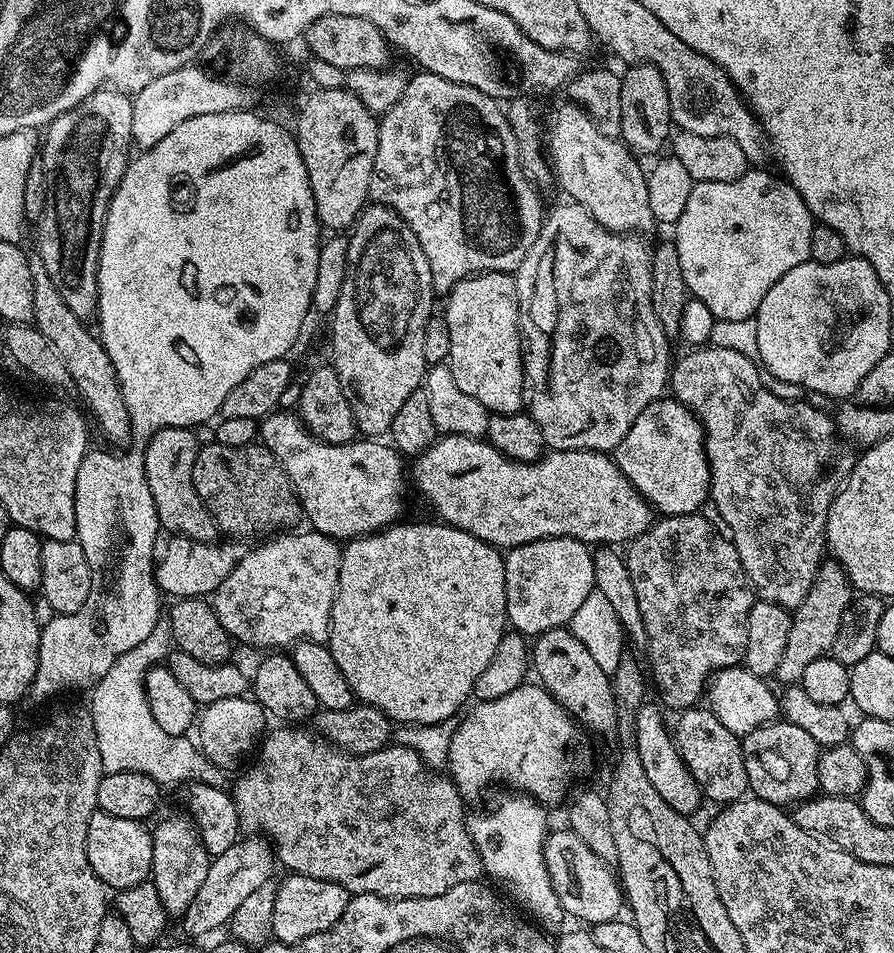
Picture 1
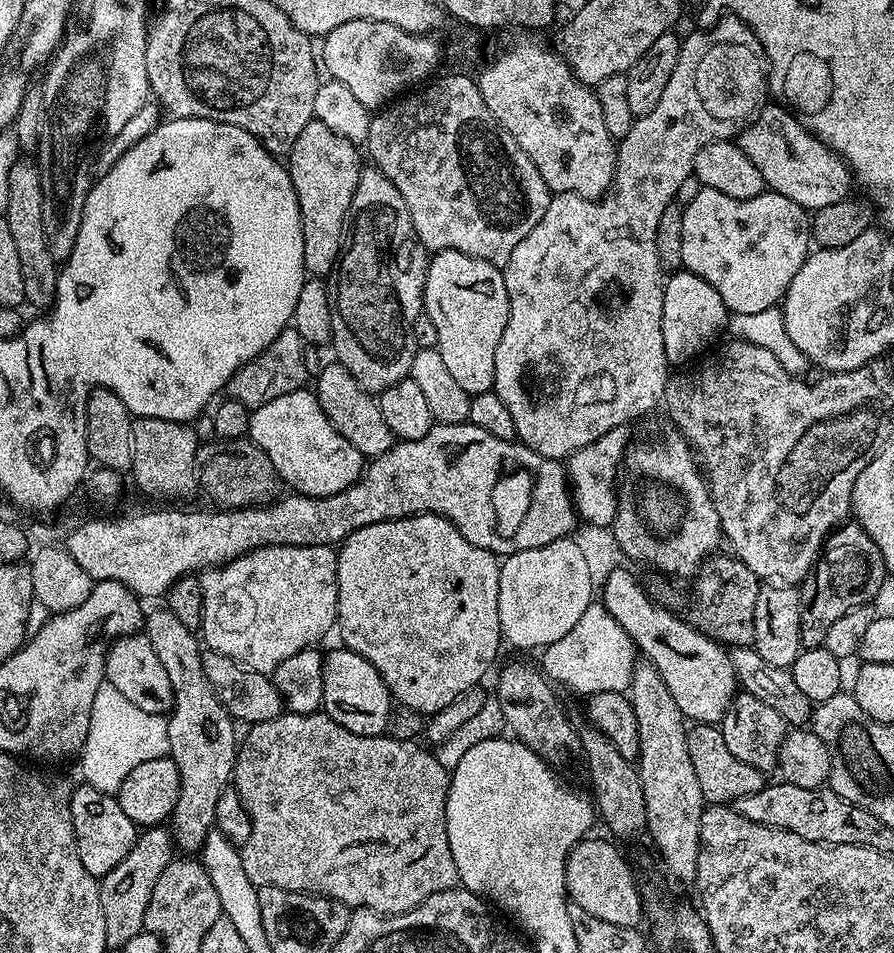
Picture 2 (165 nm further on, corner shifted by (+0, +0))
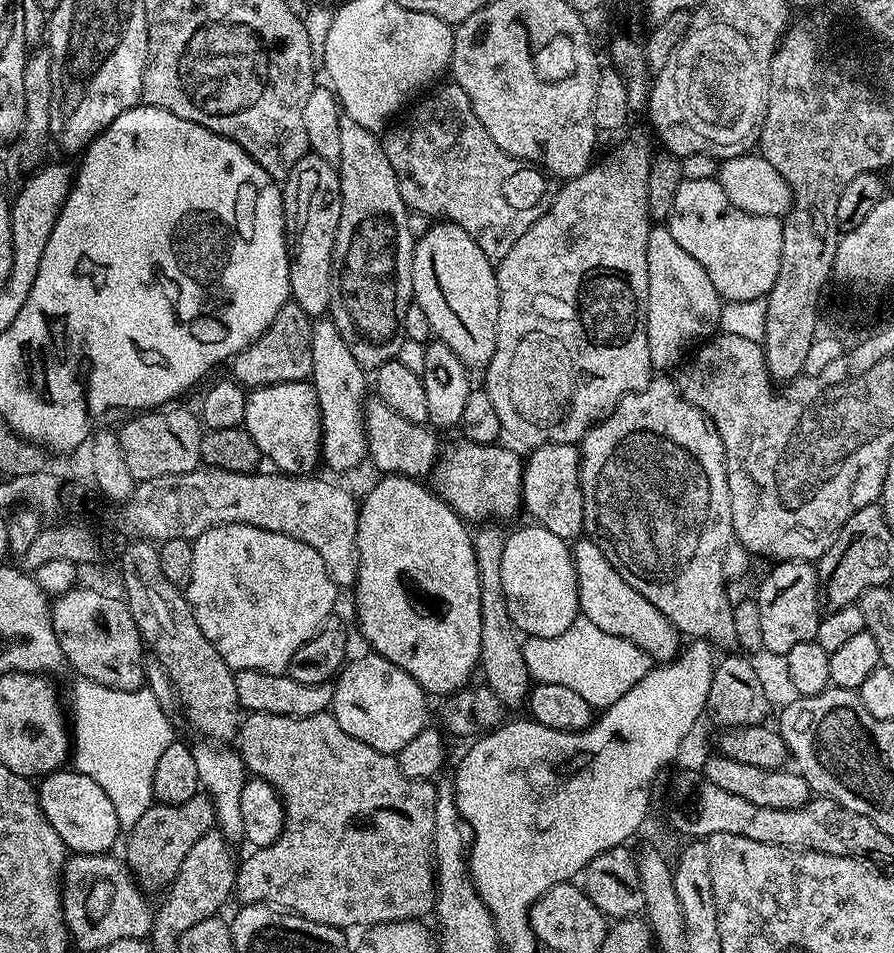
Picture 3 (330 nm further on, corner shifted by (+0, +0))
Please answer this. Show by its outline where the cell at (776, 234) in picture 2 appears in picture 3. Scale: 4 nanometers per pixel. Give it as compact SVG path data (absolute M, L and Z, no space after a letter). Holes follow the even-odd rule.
M719 179L683 180L678 186L678 194L674 194L674 206L667 213L667 228L678 242L678 246L686 250L706 270L710 281L714 284L718 295L728 302L750 302L763 300L778 278L778 268L782 266L782 230L783 223L774 216L746 214L746 210L738 210L730 198L726 198L726 190L722 190Z

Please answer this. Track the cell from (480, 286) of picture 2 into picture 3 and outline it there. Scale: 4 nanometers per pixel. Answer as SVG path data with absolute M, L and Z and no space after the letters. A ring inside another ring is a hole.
M436 222L433 225L433 228L426 229L421 236L419 233L416 240L416 249L412 255L412 295L414 303L422 306L422 310L426 310L426 318L430 318L430 326L435 339L442 341L446 346L450 346L450 350L454 350L454 354L458 354L460 361L468 365L469 369L483 369L490 362L490 358L496 349L496 327L498 326L498 310L500 309L500 295L498 294L498 282L496 281L496 270L493 261L488 261L487 254L480 249L481 241L470 235L465 228L447 222Z

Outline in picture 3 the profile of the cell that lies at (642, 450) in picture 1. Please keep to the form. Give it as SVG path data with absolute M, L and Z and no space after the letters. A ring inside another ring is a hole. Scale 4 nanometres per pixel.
M542 444L531 449L524 463L524 498L526 512L539 527L575 541L584 532L584 495L580 485L580 450L576 444Z

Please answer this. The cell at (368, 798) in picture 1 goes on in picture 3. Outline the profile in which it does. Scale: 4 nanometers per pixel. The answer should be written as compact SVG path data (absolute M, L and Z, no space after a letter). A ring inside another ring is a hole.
M248 712L240 721L240 730L238 733L238 751L244 760L245 769L252 776L262 778L266 782L270 782L270 786L274 786L274 790L278 790L278 794L284 799L284 829L280 837L273 844L265 848L258 848L249 851L249 856L244 861L239 861L236 869L236 886L234 889L235 899L240 899L241 905L246 904L271 904L273 908L281 909L285 912L297 912L299 916L310 918L314 922L322 922L329 924L341 930L349 930L348 928L367 929L374 924L388 924L391 920L411 920L413 918L424 918L424 915L431 913L436 906L436 866L434 863L434 853L432 851L432 843L434 842L434 802L436 801L436 784L432 780L411 780L409 776L404 774L400 769L399 759L395 755L387 752L379 752L374 750L374 746L366 746L366 742L358 742L358 738L350 738L350 734L346 734L346 730L342 730L342 726L338 726L338 722L328 712L319 712L313 716L279 716L278 714L266 714L265 712Z

